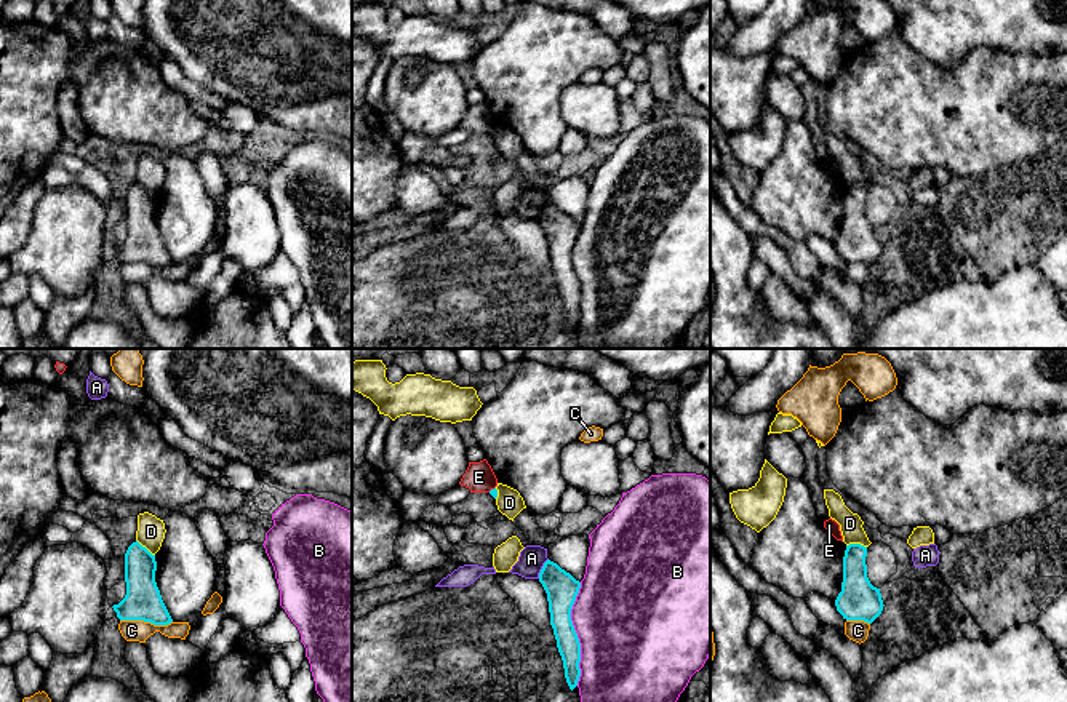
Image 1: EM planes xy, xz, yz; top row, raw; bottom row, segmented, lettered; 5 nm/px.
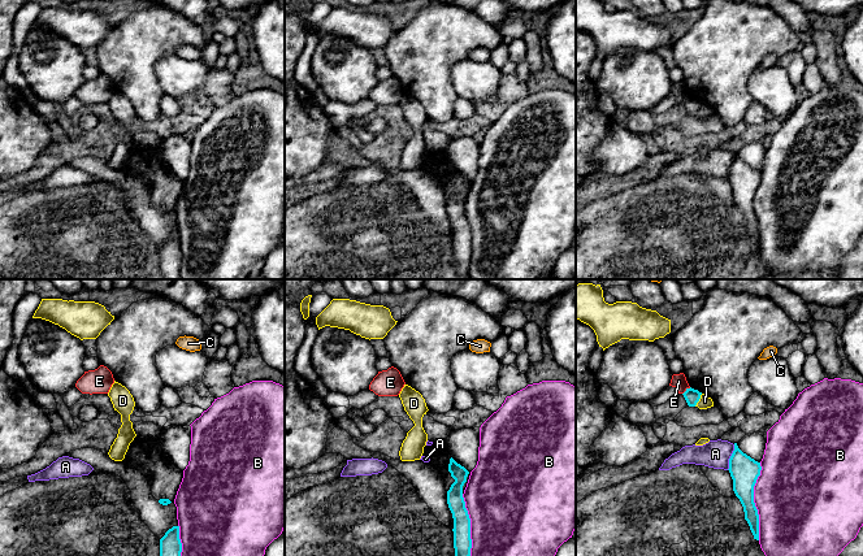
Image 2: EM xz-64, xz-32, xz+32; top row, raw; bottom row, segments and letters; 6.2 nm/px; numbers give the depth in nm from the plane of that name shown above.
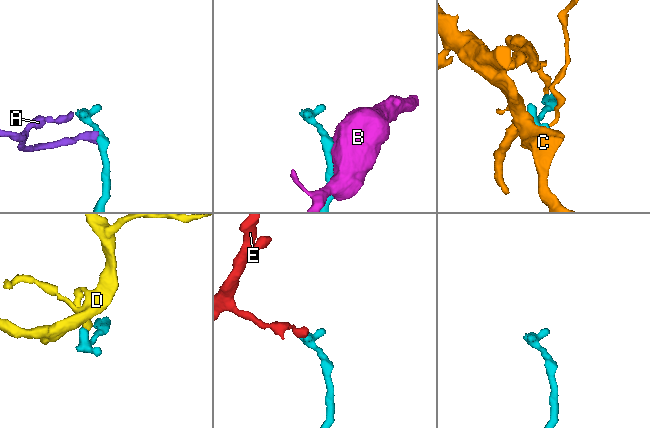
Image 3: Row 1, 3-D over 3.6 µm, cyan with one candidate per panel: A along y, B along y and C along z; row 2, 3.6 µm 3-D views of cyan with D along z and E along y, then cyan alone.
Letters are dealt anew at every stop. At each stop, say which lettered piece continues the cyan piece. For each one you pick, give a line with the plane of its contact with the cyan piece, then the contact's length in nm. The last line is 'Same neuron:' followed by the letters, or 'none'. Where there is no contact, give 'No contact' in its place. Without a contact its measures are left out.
Same neuron: none

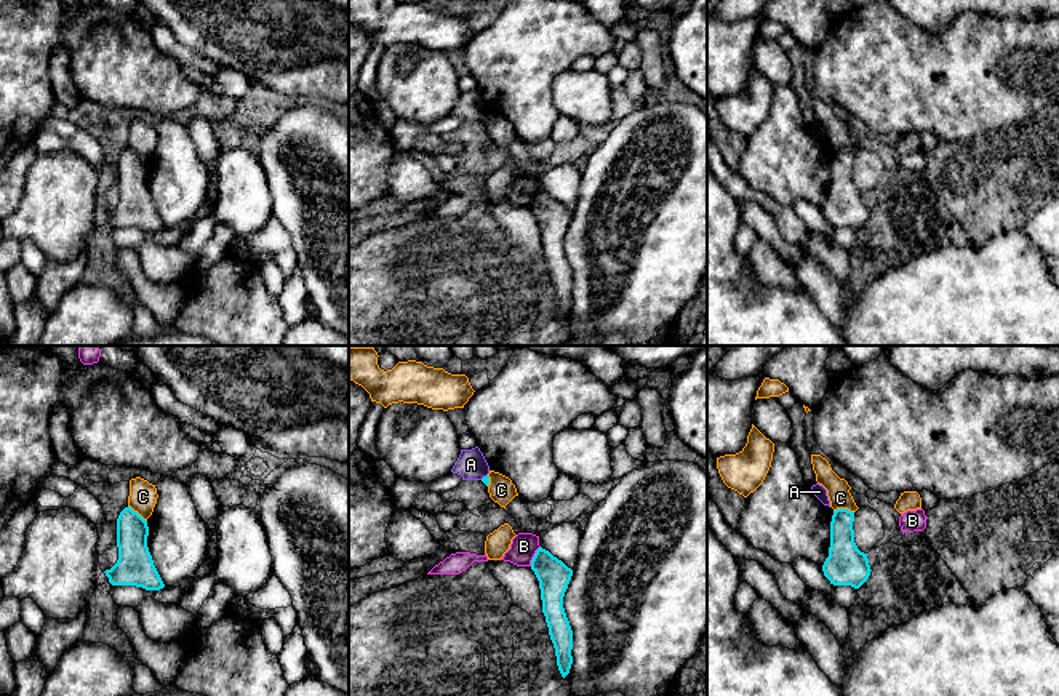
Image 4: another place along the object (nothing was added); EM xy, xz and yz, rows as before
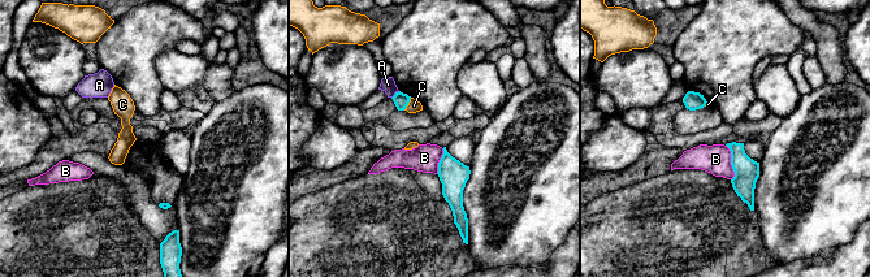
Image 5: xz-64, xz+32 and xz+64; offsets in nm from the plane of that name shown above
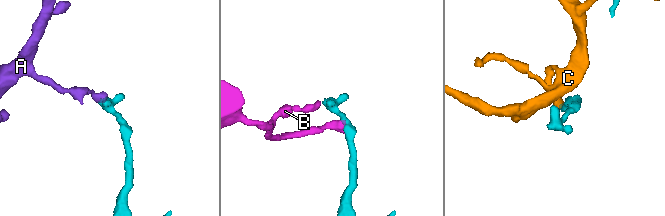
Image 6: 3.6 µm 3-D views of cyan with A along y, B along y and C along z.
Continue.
Same neuron: none

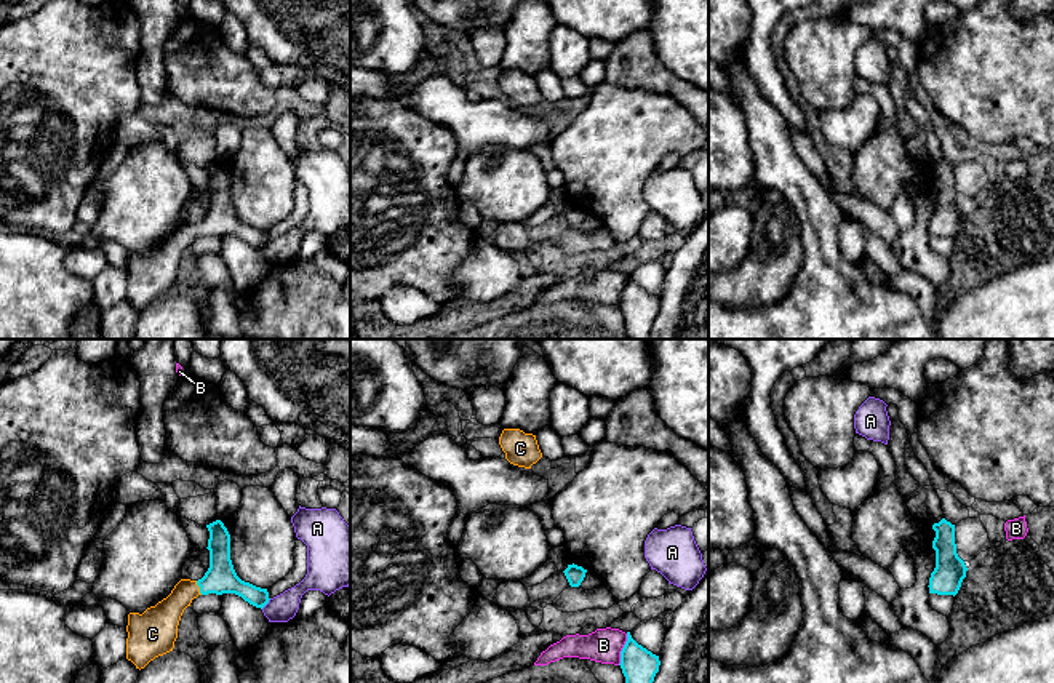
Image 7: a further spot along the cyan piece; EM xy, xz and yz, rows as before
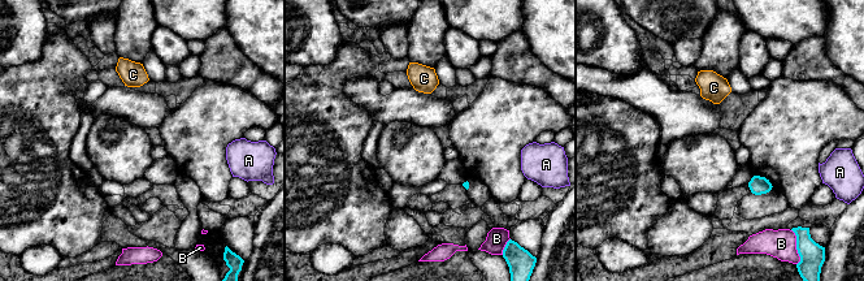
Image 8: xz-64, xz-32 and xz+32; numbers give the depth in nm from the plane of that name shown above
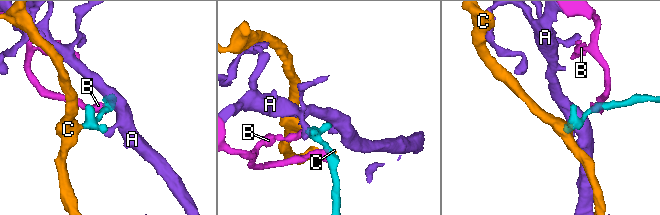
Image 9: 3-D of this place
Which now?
C: Touches cyan in xy. Shared border 80 nm
Same neuron: C

